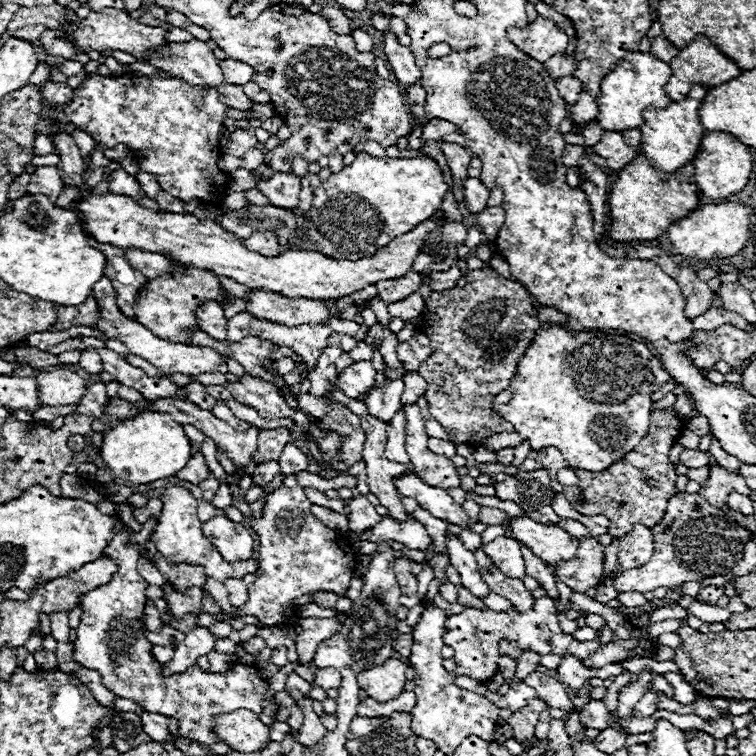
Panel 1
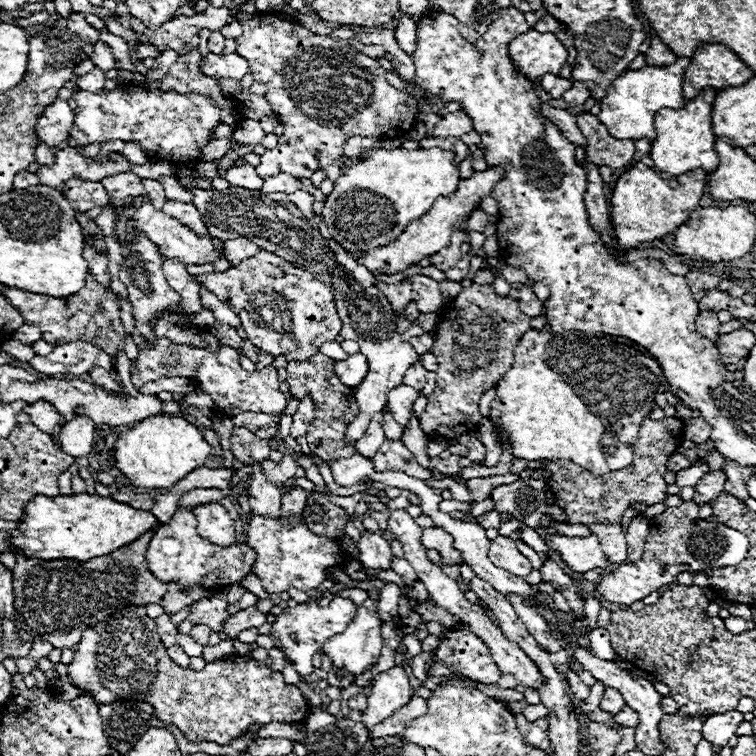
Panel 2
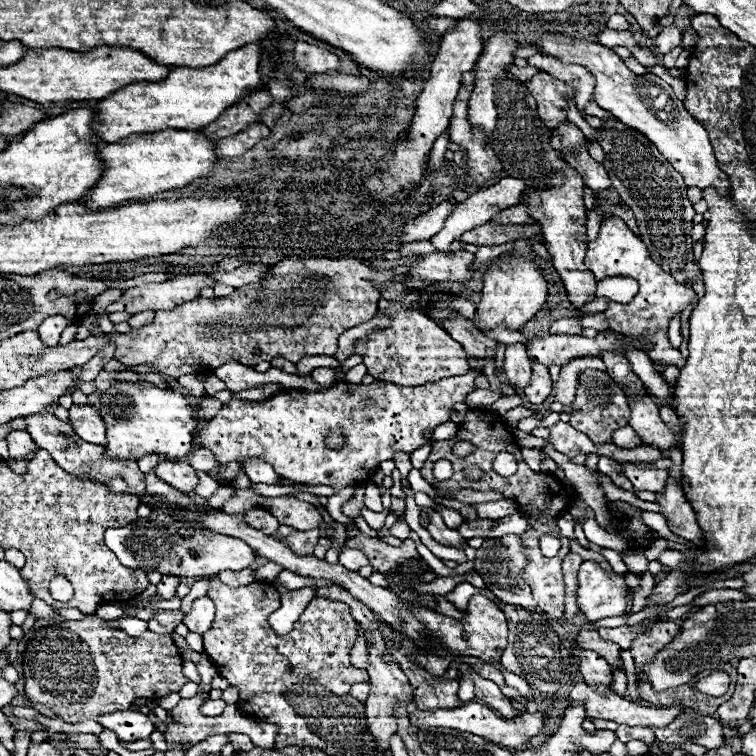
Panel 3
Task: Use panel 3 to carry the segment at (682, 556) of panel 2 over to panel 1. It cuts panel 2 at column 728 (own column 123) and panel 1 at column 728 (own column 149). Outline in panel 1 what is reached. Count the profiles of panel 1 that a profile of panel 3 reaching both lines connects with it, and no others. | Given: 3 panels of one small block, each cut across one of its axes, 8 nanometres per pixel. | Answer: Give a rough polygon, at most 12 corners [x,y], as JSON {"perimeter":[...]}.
{"perimeter":[[676,494],[656,552],[618,592],[728,574],[750,540],[700,494]]}

